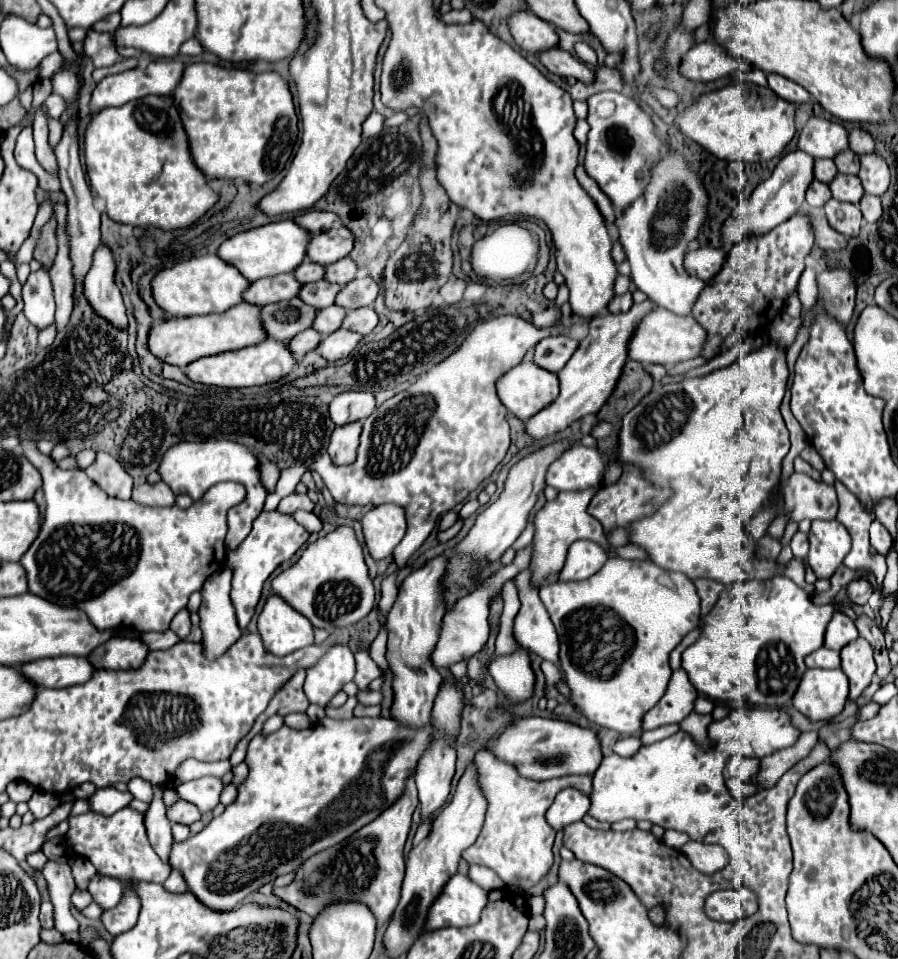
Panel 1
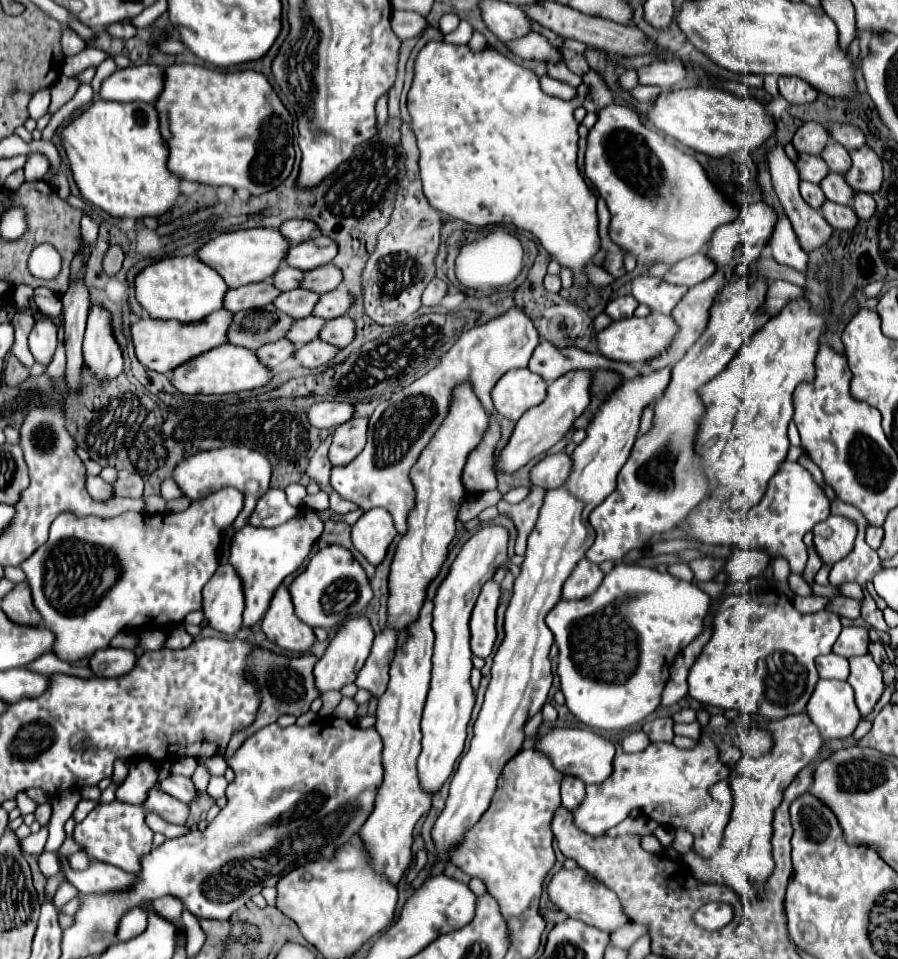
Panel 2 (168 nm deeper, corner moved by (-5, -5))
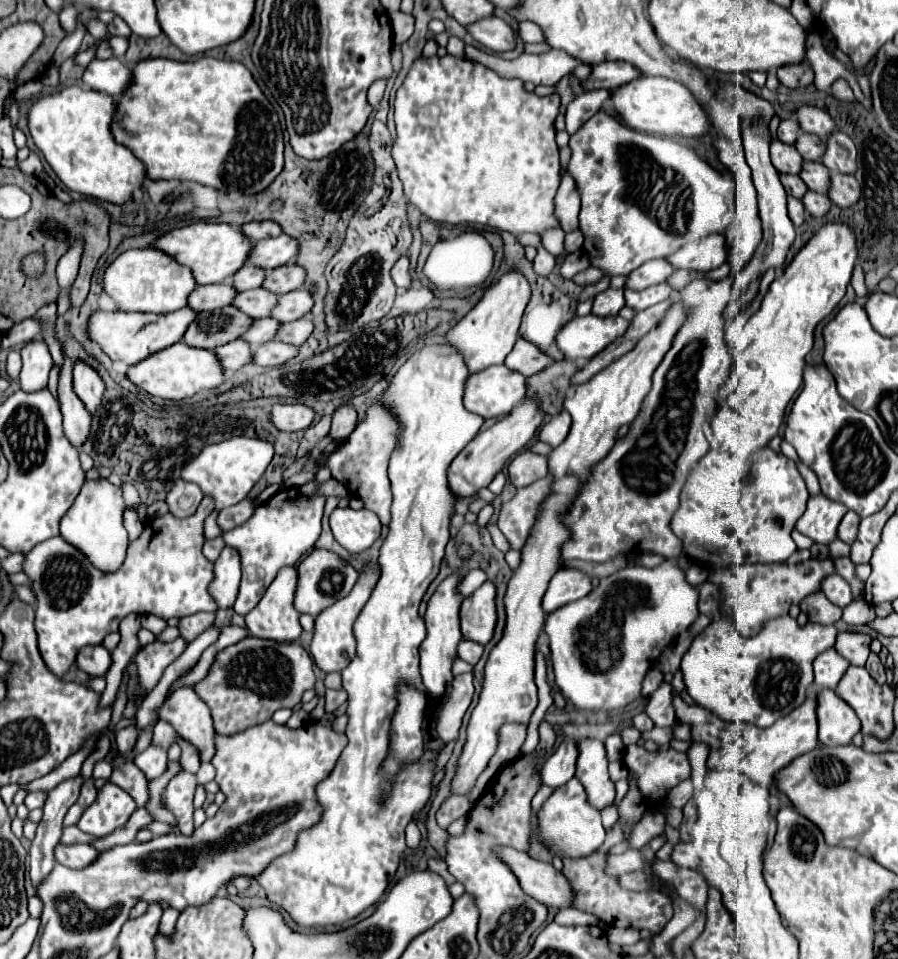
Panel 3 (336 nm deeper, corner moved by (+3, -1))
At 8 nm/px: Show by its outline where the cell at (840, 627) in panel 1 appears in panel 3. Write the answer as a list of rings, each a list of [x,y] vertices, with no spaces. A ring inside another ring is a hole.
[[[839,633],[835,649],[851,661],[851,665],[863,667],[871,653],[871,637],[865,633]]]

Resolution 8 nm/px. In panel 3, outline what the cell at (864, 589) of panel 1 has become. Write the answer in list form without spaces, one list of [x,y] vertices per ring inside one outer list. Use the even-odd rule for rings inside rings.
[[[815,593],[813,597],[807,597],[799,607],[803,613],[807,613],[811,623],[833,625],[835,621],[841,619],[841,609],[833,605],[823,593]]]

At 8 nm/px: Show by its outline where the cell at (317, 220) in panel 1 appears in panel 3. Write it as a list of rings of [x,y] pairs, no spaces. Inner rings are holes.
[[[253,221],[253,223],[241,225],[239,229],[249,241],[261,241],[261,239],[267,239],[267,237],[281,235],[281,227],[273,225],[273,221]]]

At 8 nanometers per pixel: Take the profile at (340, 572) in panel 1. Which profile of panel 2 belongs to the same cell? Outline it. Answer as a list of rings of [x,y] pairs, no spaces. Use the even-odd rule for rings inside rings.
[[[337,543],[319,549],[315,557],[311,557],[305,571],[291,581],[289,593],[293,597],[295,615],[309,627],[323,629],[331,629],[351,617],[359,617],[373,599],[373,589],[369,585],[365,569],[349,549]]]

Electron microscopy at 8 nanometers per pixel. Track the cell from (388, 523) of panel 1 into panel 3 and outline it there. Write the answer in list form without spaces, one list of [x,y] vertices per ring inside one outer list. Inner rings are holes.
[[[337,507],[329,517],[329,525],[337,543],[349,553],[361,553],[369,549],[381,535],[379,517],[369,509],[355,511],[351,507]]]

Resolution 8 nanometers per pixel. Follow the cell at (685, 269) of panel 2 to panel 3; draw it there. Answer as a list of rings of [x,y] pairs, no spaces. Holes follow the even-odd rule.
[[[665,259],[647,261],[647,263],[643,263],[641,267],[637,267],[635,271],[631,271],[631,273],[627,275],[625,289],[641,291],[641,289],[645,289],[645,287],[663,283],[673,271],[675,271],[675,269],[673,269]]]

